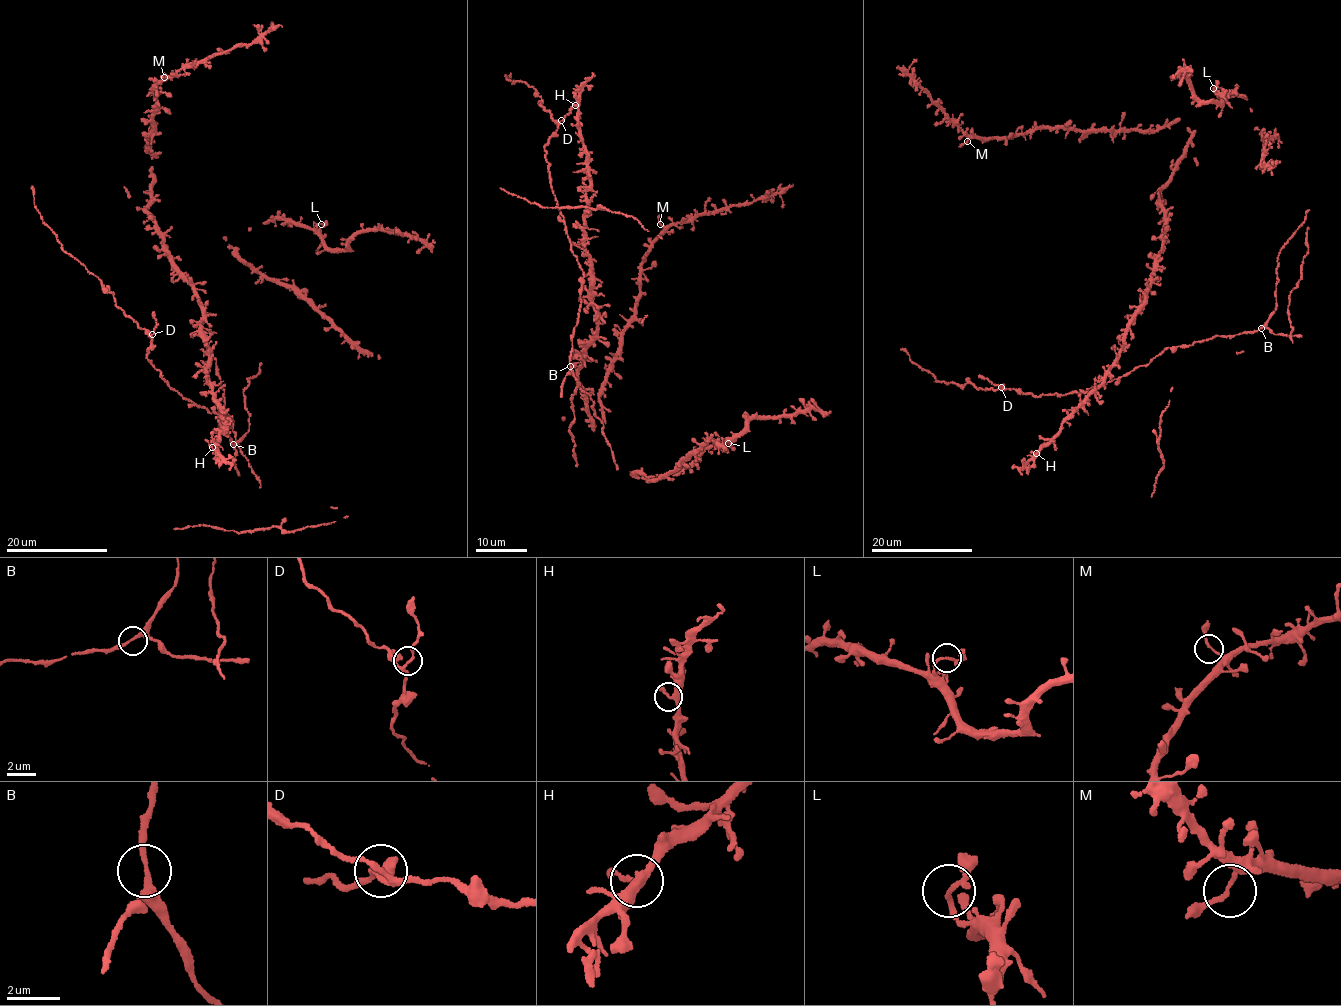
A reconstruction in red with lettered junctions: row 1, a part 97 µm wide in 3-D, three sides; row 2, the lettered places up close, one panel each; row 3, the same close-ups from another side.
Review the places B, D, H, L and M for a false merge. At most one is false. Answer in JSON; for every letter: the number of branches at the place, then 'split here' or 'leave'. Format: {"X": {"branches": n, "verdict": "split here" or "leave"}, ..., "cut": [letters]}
{"B": {"branches": 3, "verdict": "leave"}, "D": {"branches": 3, "verdict": "leave"}, "H": {"branches": 3, "verdict": "leave"}, "L": {"branches": 2, "verdict": "leave"}, "M": {"branches": 2, "verdict": "leave"}, "cut": []}

